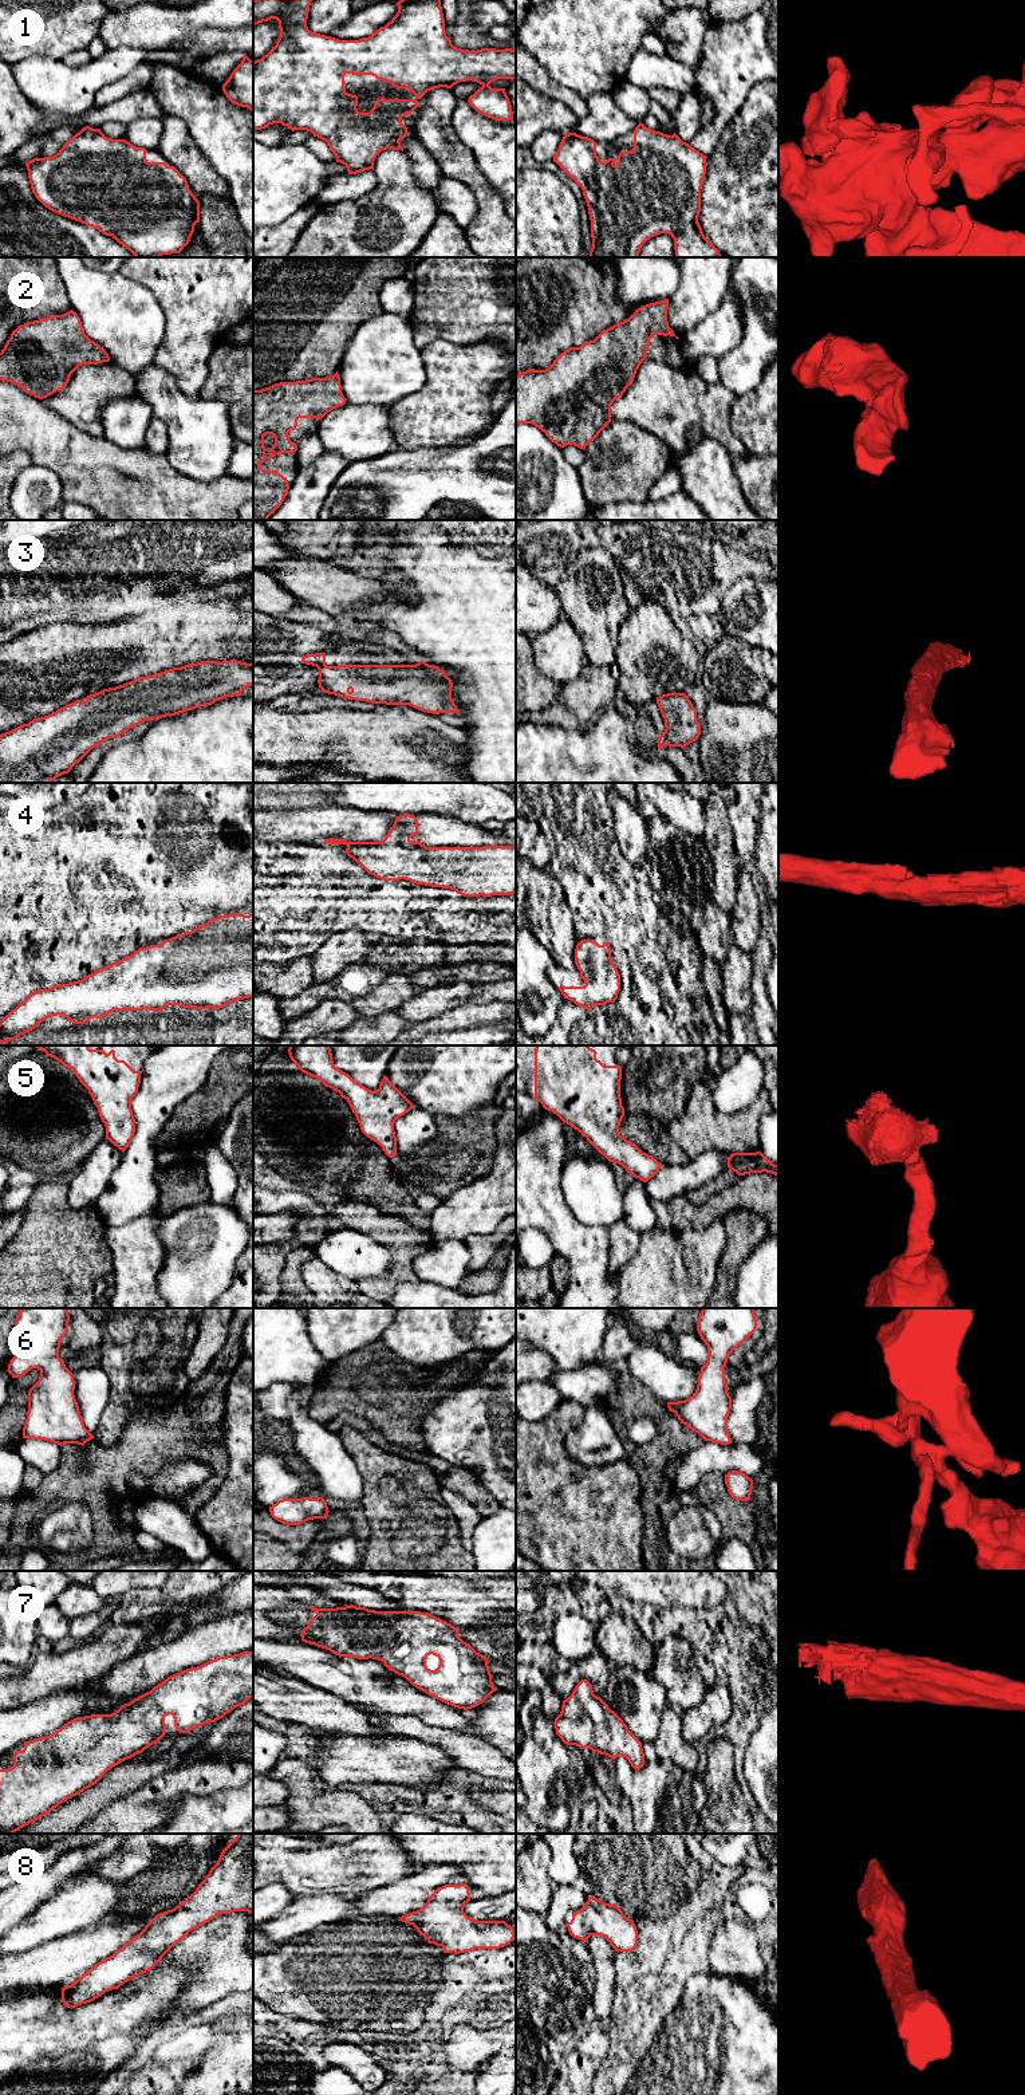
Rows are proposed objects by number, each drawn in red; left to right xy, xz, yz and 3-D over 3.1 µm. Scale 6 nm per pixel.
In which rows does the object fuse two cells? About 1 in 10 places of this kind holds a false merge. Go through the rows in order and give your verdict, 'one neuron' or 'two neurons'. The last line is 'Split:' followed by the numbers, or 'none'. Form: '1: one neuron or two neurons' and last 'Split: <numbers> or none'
1: one neuron
2: one neuron
3: one neuron
4: one neuron
5: one neuron
6: one neuron
7: one neuron
8: one neuron
Split: none

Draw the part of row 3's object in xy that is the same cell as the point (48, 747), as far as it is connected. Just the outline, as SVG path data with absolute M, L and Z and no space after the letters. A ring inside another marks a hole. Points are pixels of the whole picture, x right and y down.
M201 661L76 700L0 735L0 783L51 783L92 748L149 720L176 716L253 685L253 663Z

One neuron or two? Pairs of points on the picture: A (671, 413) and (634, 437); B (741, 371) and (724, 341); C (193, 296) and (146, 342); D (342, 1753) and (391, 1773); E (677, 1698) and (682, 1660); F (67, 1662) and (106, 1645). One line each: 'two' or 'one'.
A: two
B: two
C: two
D: one
E: one
F: one

